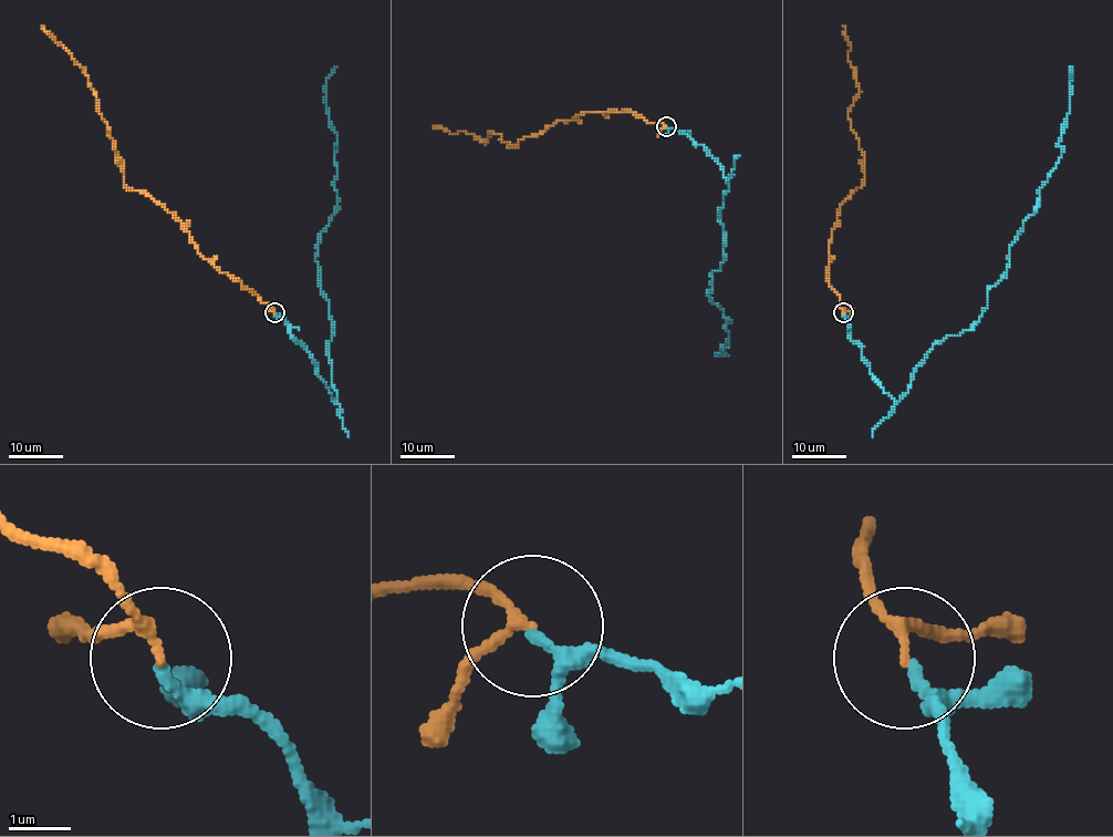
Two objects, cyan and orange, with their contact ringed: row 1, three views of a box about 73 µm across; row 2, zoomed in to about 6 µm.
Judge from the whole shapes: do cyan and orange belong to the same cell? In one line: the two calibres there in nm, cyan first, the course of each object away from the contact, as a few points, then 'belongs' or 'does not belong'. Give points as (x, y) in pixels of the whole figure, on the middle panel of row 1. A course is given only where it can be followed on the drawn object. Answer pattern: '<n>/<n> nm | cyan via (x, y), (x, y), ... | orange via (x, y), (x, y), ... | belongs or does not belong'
130/140 nm | cyan via (666, 126), (700, 144), (727, 179), (718, 213), (724, 260), (707, 292), (729, 322), (717, 355), (728, 355) | orange via (666, 126), (623, 110), (584, 112), (522, 137), (516, 146), (493, 132), (485, 143), (464, 131), (434, 126) | belongs

